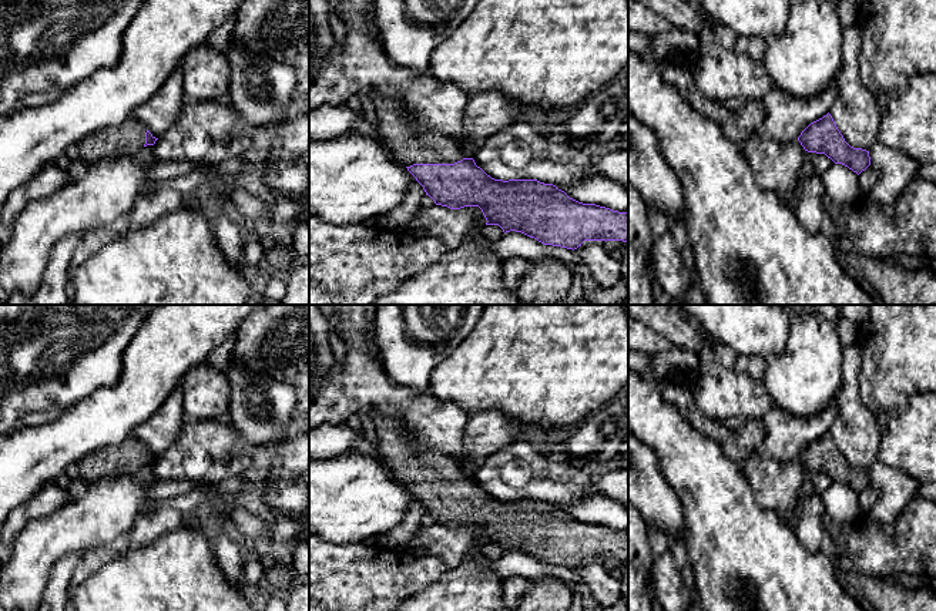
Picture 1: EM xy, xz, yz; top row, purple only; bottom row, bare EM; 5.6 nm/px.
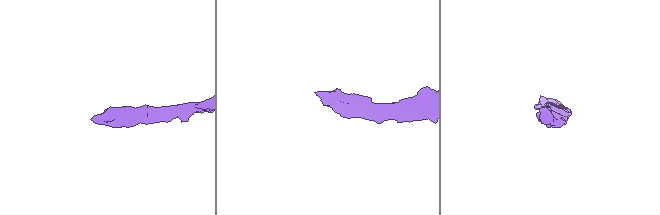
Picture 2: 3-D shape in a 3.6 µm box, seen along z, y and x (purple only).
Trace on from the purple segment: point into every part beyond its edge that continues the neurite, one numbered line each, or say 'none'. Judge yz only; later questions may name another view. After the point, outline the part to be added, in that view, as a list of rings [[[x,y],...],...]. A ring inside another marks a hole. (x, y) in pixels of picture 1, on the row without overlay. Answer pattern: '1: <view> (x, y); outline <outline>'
none

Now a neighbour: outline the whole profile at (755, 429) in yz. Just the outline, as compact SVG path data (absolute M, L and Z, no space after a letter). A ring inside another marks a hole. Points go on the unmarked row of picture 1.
M674 346L650 357L650 372L645 380L674 404L704 436L715 440L724 450L734 451L738 447L751 449L762 444L765 426L762 419L752 419L741 430L731 430L721 420L711 419L701 413L691 392L690 376L700 367L698 355L684 348Z

